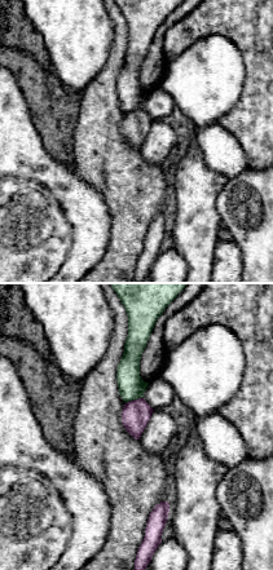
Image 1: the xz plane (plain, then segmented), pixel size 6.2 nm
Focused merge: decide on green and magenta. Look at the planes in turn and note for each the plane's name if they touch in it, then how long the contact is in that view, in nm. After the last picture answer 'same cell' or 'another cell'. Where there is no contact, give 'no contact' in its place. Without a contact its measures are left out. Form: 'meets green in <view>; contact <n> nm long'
meets green in xz; contact 110 nm long

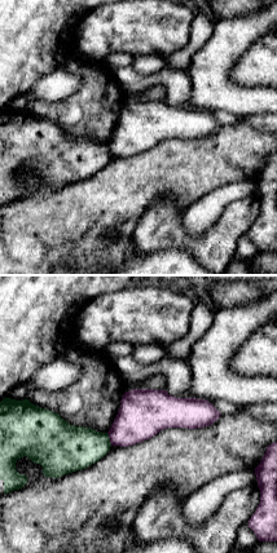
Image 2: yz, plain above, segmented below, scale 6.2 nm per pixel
meets green in yz; contact 90 nm long

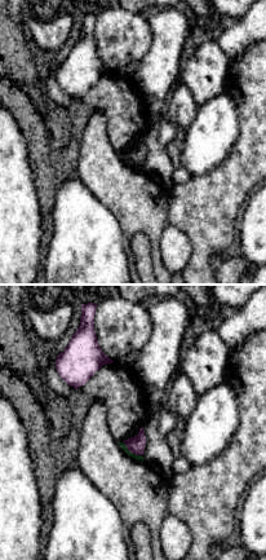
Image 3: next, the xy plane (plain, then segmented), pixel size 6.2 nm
meets green in xy; contact 150 nm long

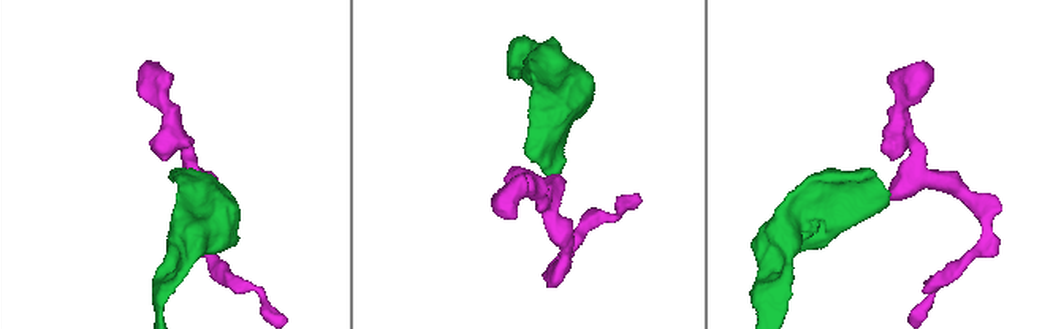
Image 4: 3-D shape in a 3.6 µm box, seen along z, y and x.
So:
another cell

